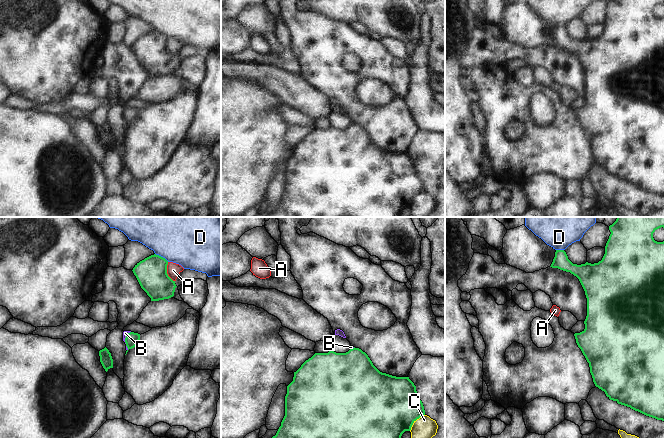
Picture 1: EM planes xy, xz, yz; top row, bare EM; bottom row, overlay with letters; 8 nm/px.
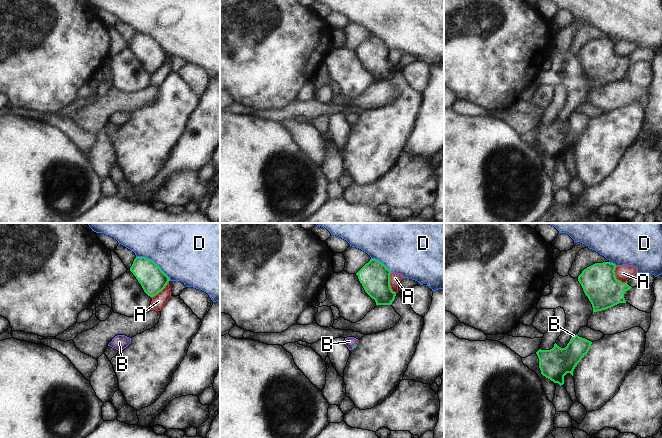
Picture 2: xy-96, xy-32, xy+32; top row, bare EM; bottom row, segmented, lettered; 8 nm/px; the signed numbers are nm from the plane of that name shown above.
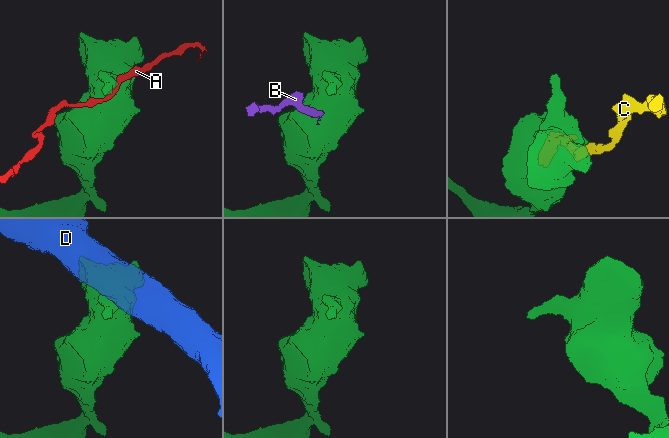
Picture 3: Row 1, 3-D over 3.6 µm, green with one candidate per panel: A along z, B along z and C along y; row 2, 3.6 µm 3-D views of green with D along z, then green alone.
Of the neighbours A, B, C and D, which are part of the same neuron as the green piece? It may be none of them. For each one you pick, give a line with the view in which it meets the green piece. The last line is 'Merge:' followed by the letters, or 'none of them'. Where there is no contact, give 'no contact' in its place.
B: meets green in xy
Merge: B

